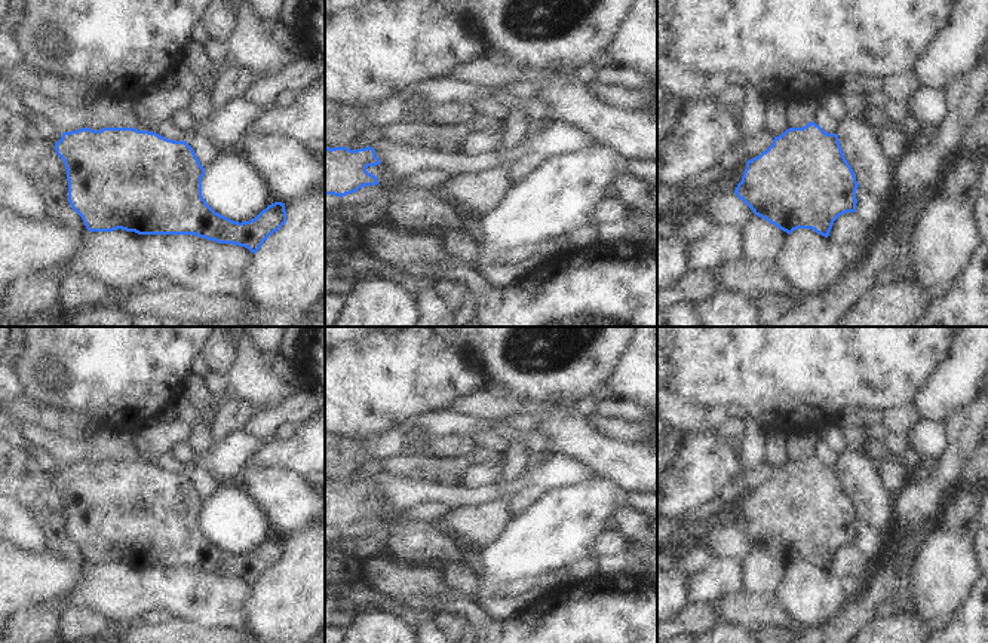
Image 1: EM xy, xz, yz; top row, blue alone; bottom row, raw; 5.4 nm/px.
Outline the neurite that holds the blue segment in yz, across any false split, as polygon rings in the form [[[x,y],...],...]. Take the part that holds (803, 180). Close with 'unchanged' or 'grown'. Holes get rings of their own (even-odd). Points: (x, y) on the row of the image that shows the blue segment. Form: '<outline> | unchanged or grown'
[[[810,122],[803,128],[786,129],[782,135],[774,137],[773,144],[765,151],[748,160],[734,193],[755,215],[788,235],[797,229],[811,229],[828,238],[840,215],[856,212],[857,187],[838,135],[828,134],[819,125]]] | unchanged

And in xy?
[[[156,86],[136,104],[136,119],[144,122],[135,128],[102,128],[93,131],[82,128],[62,132],[55,143],[56,154],[64,160],[68,180],[68,202],[82,217],[89,232],[113,232],[117,229],[138,235],[194,235],[218,244],[233,244],[257,252],[270,235],[286,223],[285,203],[274,202],[249,221],[233,221],[215,212],[202,196],[202,178],[205,168],[200,165],[194,150],[187,141],[168,140],[148,126],[171,119],[178,110],[187,110],[196,92],[174,89],[172,86]]] | grown

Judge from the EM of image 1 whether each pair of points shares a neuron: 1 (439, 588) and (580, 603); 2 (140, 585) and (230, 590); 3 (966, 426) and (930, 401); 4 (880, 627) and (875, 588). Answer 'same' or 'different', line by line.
1: same
2: same
3: different
4: different

